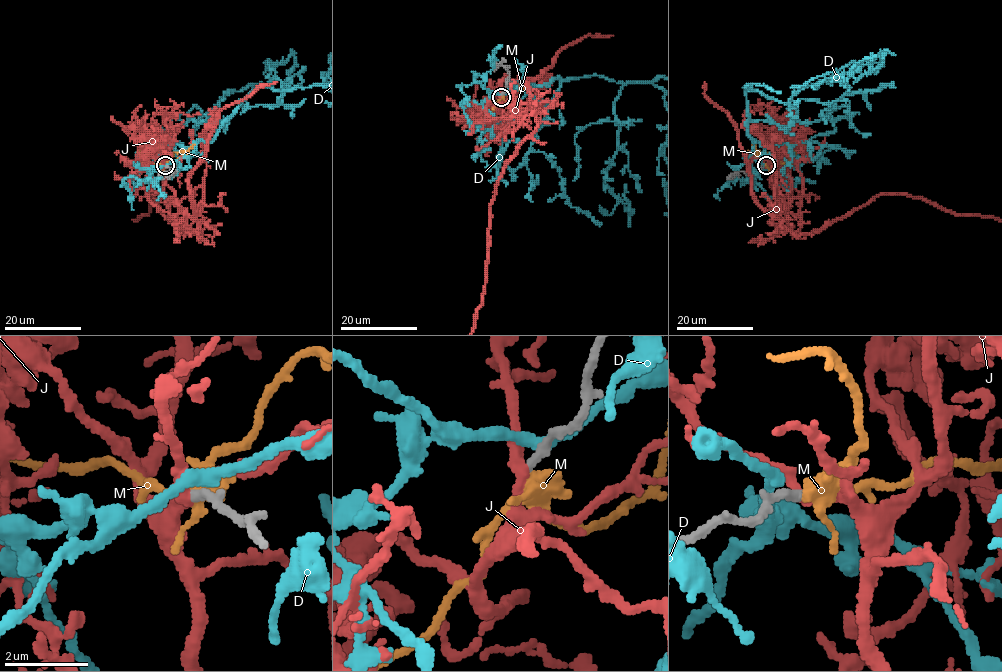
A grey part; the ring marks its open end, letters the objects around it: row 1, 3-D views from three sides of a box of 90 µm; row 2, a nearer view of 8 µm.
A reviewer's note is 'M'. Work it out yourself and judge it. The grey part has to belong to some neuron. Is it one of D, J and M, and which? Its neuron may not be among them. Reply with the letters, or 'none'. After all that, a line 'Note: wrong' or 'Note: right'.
M
Note: right

